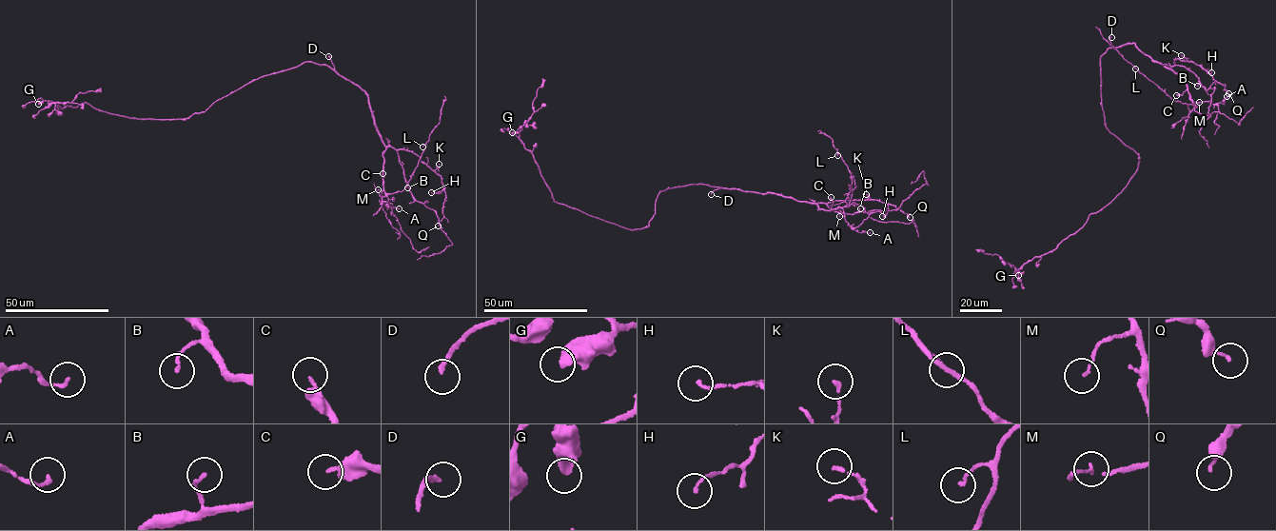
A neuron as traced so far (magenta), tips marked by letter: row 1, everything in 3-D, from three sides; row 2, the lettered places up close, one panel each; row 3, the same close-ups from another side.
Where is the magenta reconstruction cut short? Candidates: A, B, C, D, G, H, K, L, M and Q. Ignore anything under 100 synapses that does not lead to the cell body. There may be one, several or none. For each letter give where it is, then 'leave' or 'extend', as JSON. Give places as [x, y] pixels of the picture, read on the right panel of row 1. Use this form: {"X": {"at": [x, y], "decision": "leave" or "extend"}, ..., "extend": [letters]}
{"A": {"at": [1226, 96], "decision": "leave"}, "B": {"at": [1197, 86], "decision": "leave"}, "C": {"at": [1176, 95], "decision": "leave"}, "D": {"at": [1111, 37], "decision": "extend"}, "G": {"at": [1018, 275], "decision": "leave"}, "H": {"at": [1211, 72], "decision": "leave"}, "K": {"at": [1181, 55], "decision": "leave"}, "L": {"at": [1135, 68], "decision": "leave"}, "M": {"at": [1199, 102], "decision": "leave"}, "Q": {"at": [1228, 93], "decision": "leave"}, "extend": ["D"]}

